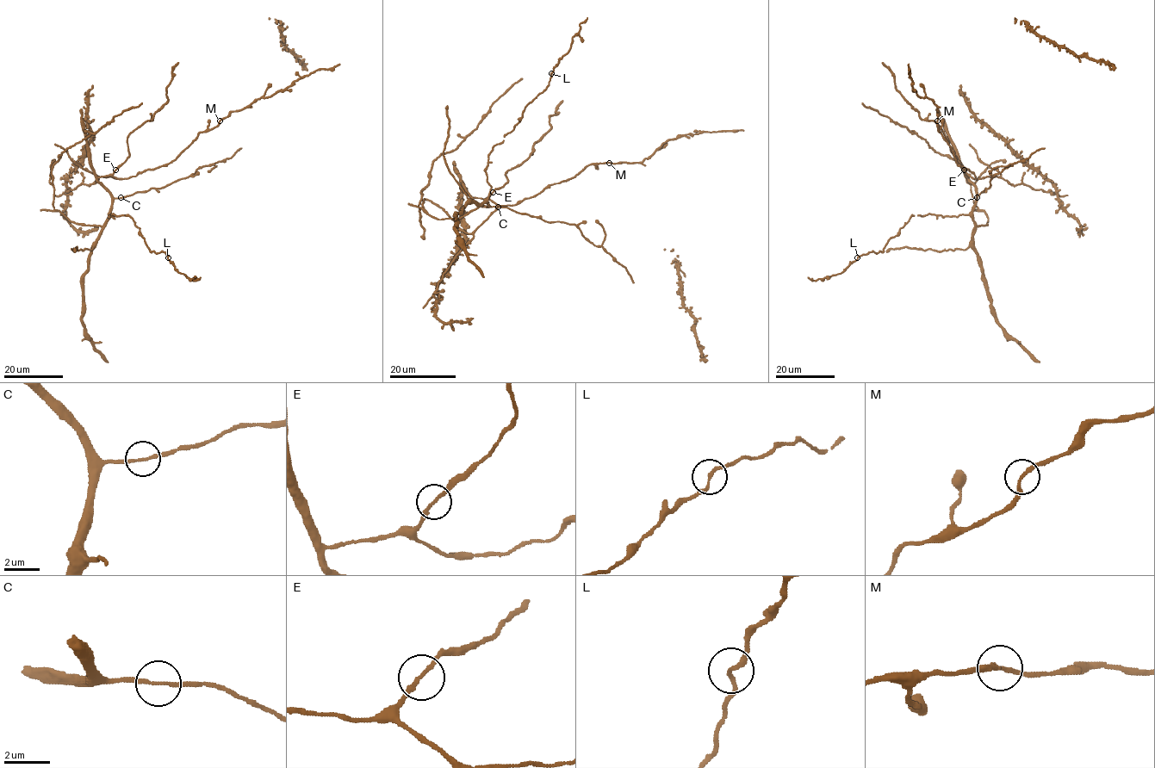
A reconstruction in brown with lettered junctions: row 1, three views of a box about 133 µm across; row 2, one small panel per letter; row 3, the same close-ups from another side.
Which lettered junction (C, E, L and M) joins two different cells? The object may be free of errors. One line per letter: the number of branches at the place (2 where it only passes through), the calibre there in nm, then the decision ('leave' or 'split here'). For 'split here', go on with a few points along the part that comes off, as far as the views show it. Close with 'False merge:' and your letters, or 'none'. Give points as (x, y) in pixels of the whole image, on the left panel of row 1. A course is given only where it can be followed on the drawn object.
C: 2 | 150 nm | leave
E: 2 | 170 nm | leave
L: 2 | 150 nm | leave
M: 2 | 180 nm | leave
False merge: none

